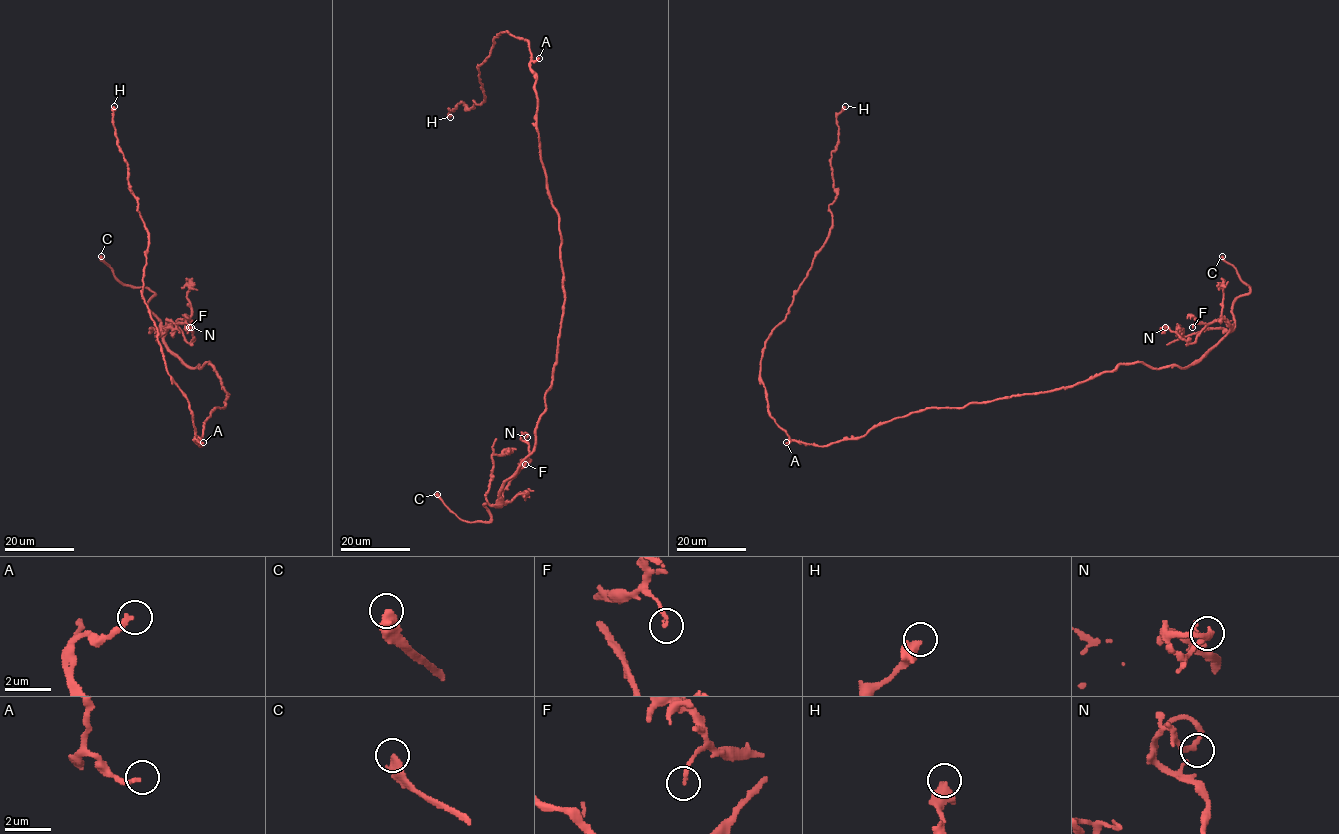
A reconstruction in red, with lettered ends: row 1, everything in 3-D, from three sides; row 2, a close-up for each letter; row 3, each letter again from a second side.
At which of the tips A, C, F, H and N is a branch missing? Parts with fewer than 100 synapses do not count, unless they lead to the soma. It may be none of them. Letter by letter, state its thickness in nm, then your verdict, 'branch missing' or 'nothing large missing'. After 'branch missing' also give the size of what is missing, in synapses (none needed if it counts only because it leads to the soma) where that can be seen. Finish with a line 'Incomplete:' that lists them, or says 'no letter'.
A: 220 nm | branch missing | 120 syn
C: 480 nm | branch missing
F: 170 nm | nothing large missing
H: 480 nm | nothing large missing
N: 190 nm | nothing large missing
Incomplete: A, C

